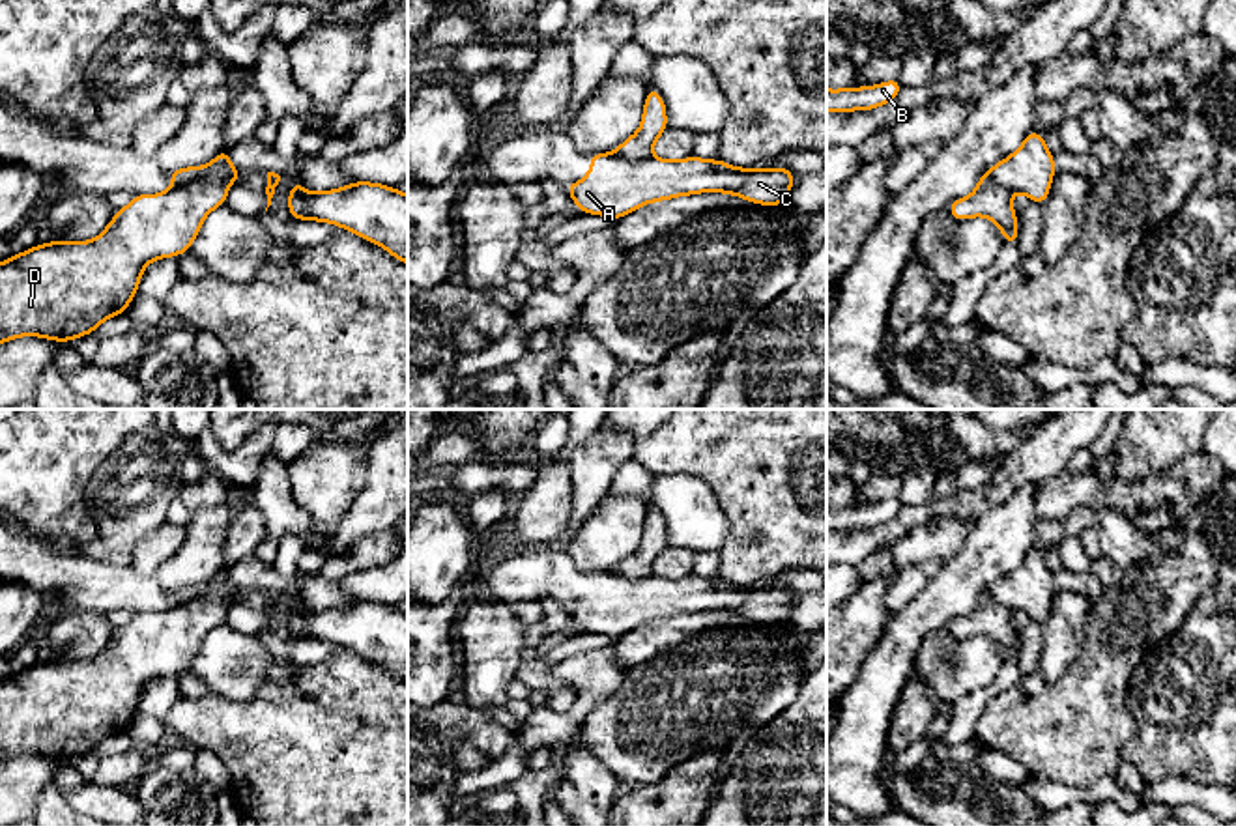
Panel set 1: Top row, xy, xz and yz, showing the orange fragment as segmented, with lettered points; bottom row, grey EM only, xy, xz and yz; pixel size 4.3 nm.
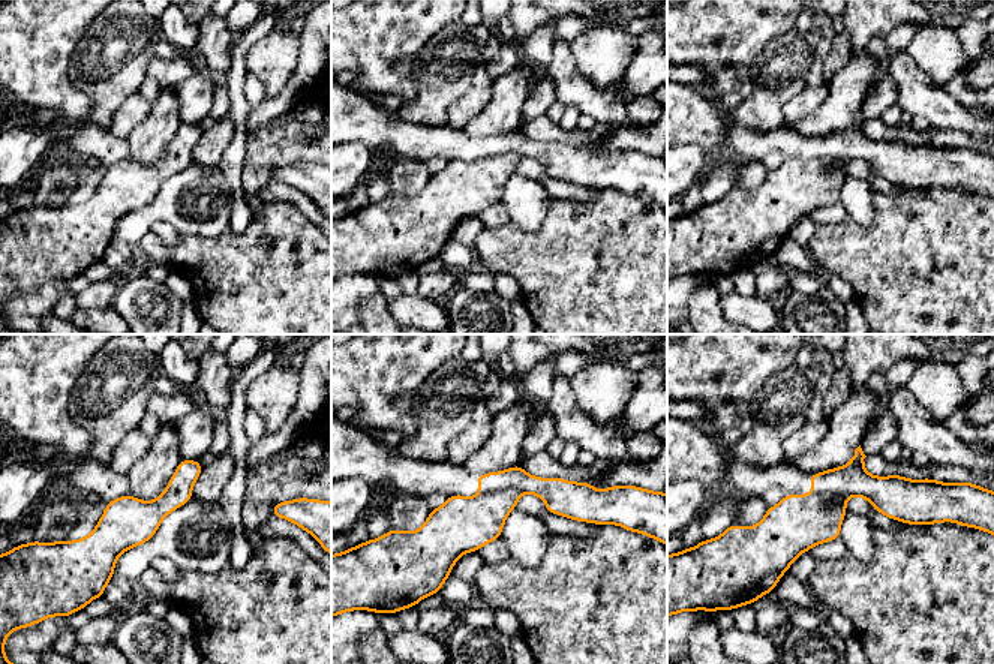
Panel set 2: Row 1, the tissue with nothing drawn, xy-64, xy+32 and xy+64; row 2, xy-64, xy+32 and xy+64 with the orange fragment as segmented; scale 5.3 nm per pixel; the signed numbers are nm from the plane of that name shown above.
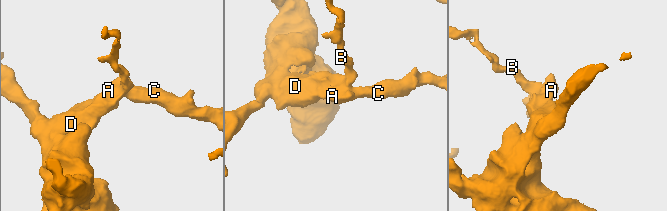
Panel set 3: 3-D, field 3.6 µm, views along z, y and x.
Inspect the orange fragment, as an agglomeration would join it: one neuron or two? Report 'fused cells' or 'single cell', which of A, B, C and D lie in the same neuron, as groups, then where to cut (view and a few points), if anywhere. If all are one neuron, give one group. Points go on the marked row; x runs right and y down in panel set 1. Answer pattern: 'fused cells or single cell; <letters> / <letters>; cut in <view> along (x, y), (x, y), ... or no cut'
fused cells; A C / B D; cut in xy along (212, 163), (204, 176), (172, 189)

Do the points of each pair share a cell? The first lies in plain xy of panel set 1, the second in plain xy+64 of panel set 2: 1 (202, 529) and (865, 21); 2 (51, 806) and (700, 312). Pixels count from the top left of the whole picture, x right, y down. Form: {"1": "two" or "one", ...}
{"1": "one", "2": "one"}

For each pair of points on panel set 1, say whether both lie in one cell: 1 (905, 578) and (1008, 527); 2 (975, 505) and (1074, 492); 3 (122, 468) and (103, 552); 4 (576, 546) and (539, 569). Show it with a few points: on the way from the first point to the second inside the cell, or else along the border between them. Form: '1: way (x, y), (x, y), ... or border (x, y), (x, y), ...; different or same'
1: border (943, 565), (913, 598); different
2: border (1064, 469), (1044, 481); different
3: way (122, 488), (118, 531); same
4: border (563, 548), (582, 570), (606, 572); different

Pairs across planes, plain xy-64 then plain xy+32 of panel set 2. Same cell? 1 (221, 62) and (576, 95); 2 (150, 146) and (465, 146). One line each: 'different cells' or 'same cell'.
1: same cell
2: different cells

